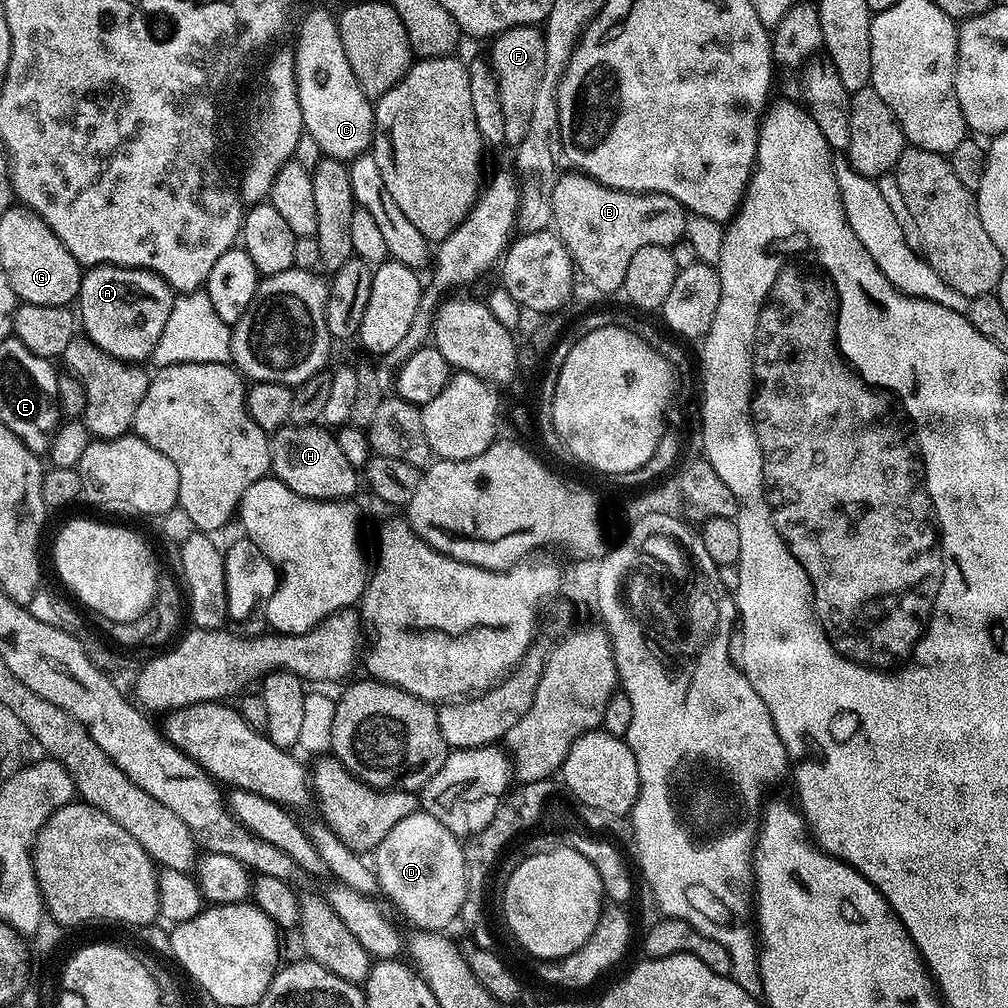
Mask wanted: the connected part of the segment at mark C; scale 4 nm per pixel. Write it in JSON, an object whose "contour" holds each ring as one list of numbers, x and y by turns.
{"contour":[[316,8,301,22,300,28,300,53,294,56,294,67,304,131,314,138,314,142,318,142,321,153,327,159,351,162,356,157,365,155,372,147,372,133,376,130,373,101,362,90,358,78,354,78,354,70,350,70,346,50,342,50,337,17,331,16,324,8]]}

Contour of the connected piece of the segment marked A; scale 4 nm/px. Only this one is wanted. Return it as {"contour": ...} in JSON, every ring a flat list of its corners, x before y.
{"contour":[[97,264,80,278,78,324,83,335,106,354,119,360,144,362,162,338,166,318,170,318,174,293,165,280,147,268,122,268,118,264]]}

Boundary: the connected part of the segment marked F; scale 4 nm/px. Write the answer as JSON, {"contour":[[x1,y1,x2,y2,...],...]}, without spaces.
{"contour":[[520,24,516,28,501,32,491,41,491,44,490,63,496,71,496,81,502,98,502,115,506,129,504,144,519,146,522,138,526,138,530,118,534,115,534,101,538,95,538,86,542,86,542,74,546,62,544,33,539,27]]}

